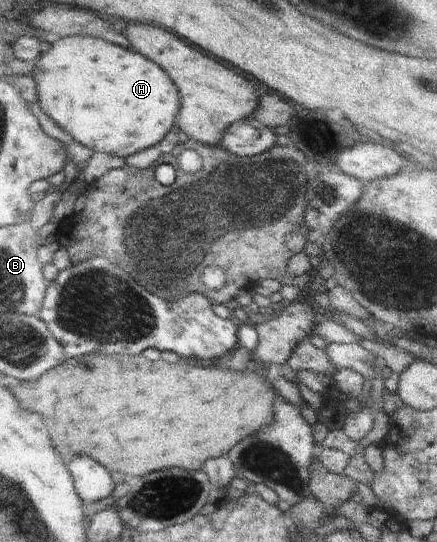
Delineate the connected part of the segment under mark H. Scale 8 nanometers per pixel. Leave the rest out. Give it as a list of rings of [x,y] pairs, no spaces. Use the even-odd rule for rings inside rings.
[[[91,36],[63,37],[38,58],[32,76],[41,109],[92,152],[129,157],[157,145],[179,113],[177,87],[153,61]]]

